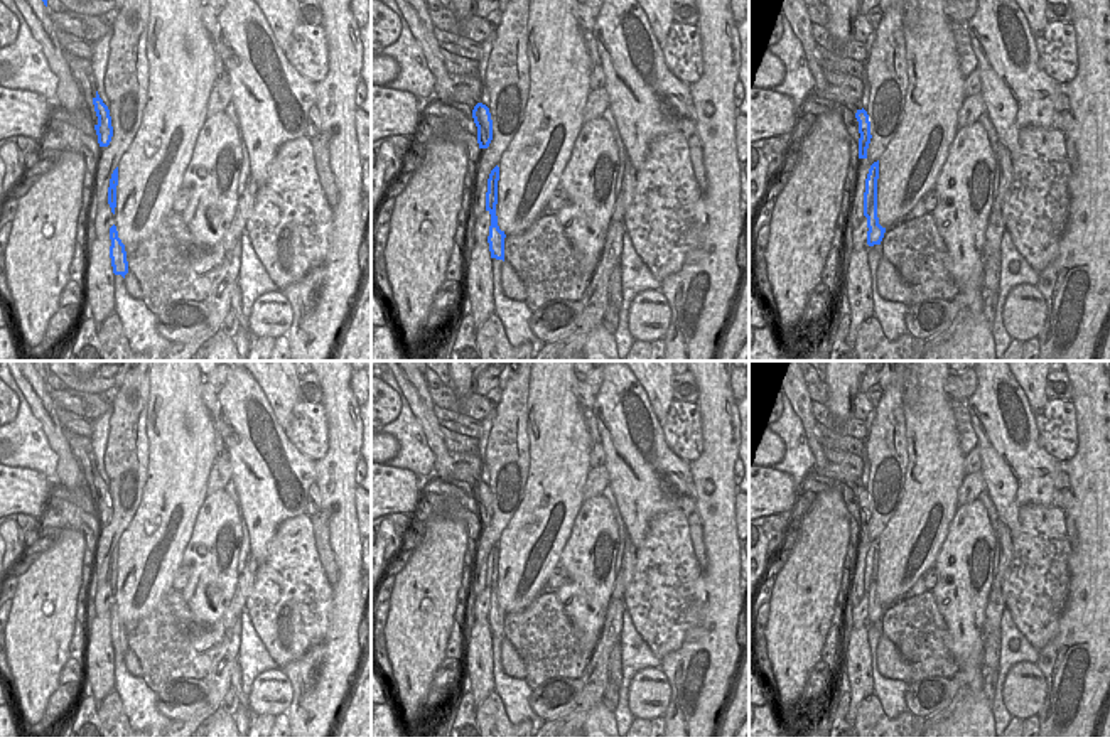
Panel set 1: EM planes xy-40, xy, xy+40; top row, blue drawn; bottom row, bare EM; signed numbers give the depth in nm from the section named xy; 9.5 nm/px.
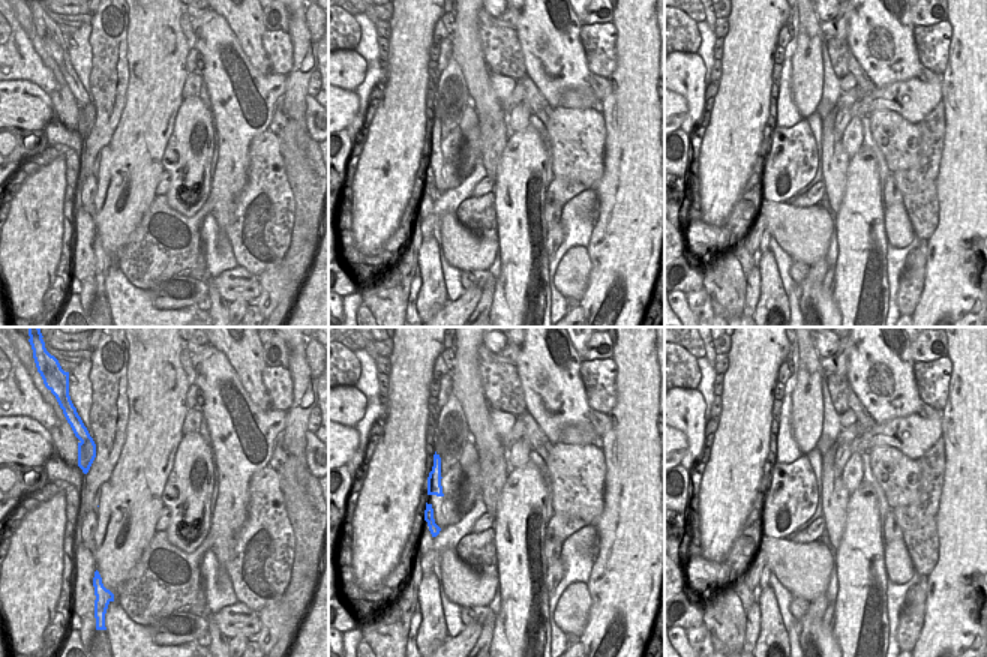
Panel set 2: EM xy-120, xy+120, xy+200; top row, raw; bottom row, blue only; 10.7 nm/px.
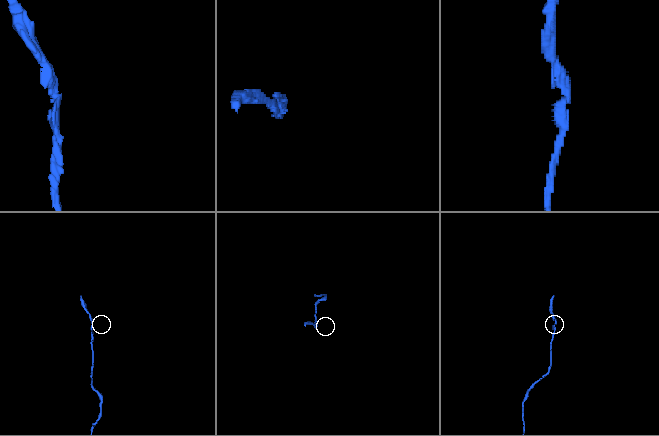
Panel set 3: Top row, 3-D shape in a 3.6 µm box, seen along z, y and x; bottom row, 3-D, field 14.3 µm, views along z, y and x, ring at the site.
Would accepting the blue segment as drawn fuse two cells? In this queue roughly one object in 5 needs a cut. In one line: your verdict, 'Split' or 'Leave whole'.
Leave whole

